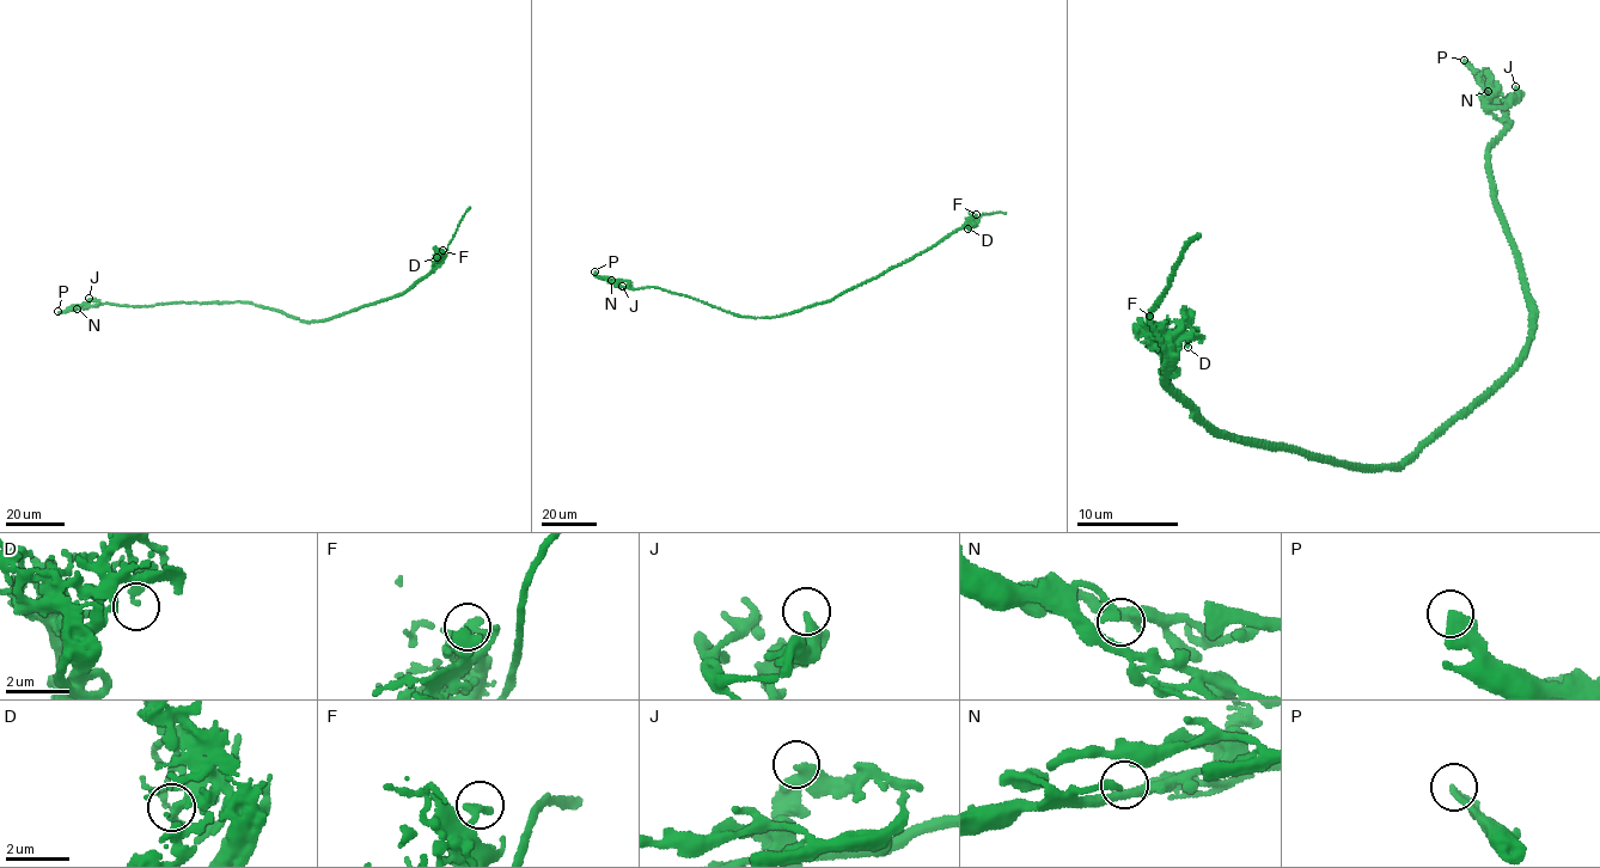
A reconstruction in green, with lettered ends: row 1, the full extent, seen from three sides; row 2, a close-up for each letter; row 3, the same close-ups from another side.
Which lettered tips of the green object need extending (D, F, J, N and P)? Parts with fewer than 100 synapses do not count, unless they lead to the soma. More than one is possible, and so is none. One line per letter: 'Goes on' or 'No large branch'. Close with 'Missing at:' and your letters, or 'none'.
D: No large branch
F: No large branch
J: No large branch
N: No large branch
P: No large branch
Missing at: none

